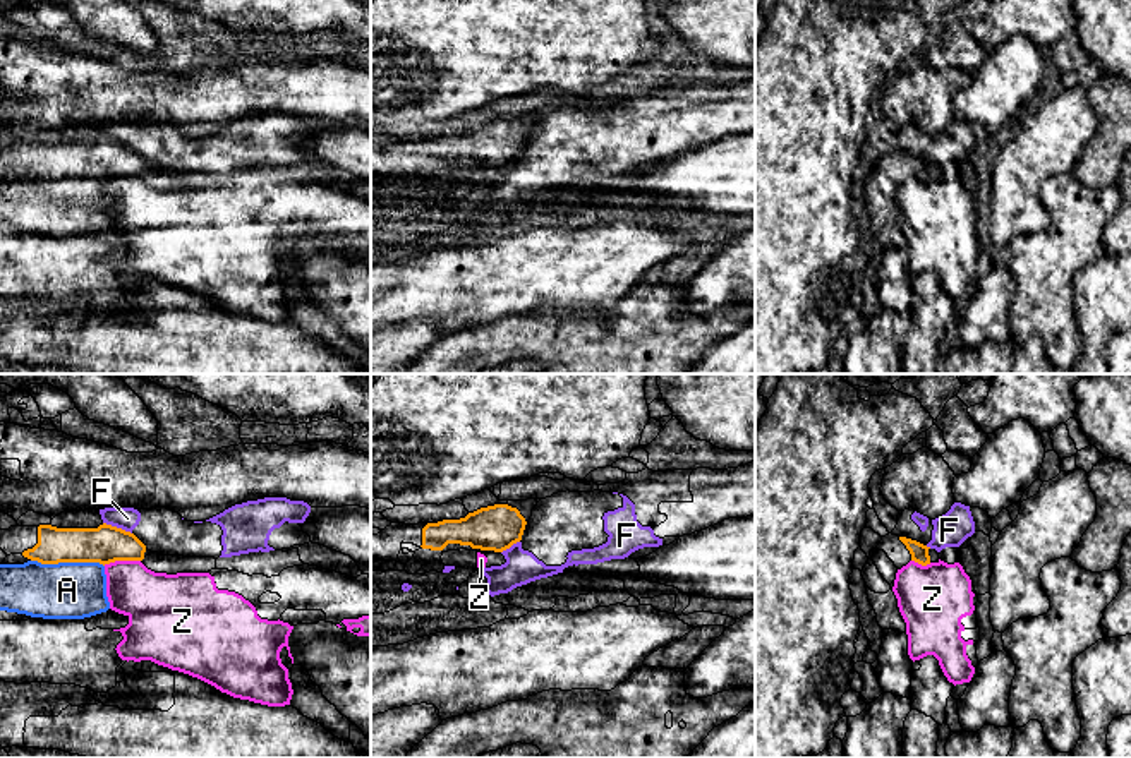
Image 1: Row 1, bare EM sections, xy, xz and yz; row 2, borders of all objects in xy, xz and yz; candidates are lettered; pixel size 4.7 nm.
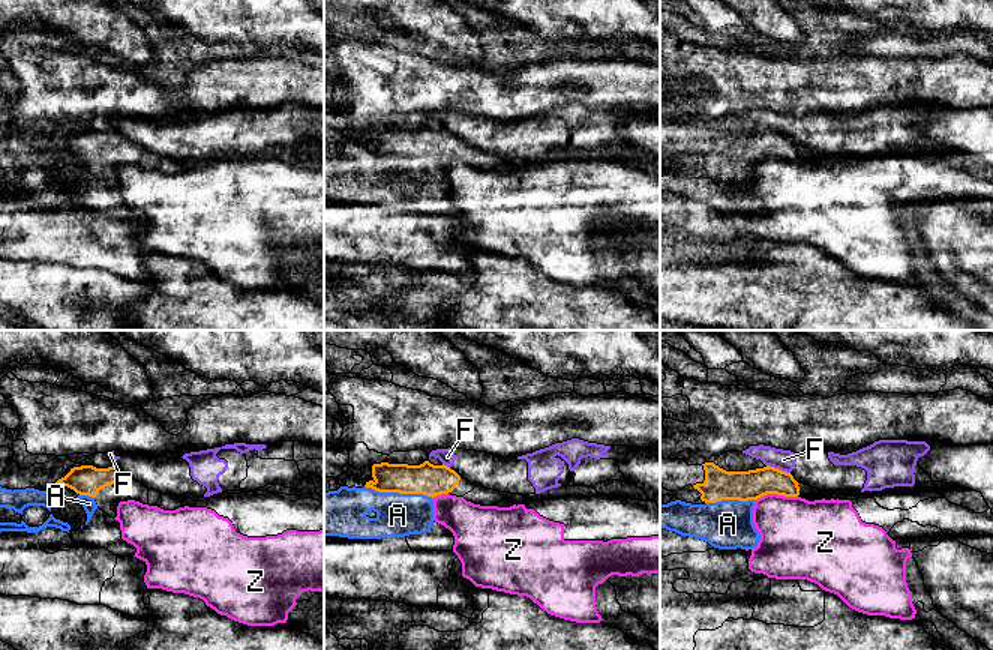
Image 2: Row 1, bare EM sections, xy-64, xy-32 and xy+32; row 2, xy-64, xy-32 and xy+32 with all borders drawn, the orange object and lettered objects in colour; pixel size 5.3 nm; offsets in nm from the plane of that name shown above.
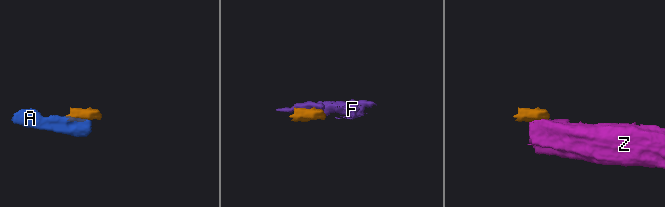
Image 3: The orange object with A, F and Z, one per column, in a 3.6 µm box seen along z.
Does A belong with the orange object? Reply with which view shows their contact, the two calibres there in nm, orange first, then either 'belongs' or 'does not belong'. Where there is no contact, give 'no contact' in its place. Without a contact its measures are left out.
xy | 180/280 nm | belongs

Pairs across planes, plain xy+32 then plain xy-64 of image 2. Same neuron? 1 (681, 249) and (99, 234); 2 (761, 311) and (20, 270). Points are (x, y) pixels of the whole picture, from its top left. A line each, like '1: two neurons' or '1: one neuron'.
1: one neuron
2: two neurons

